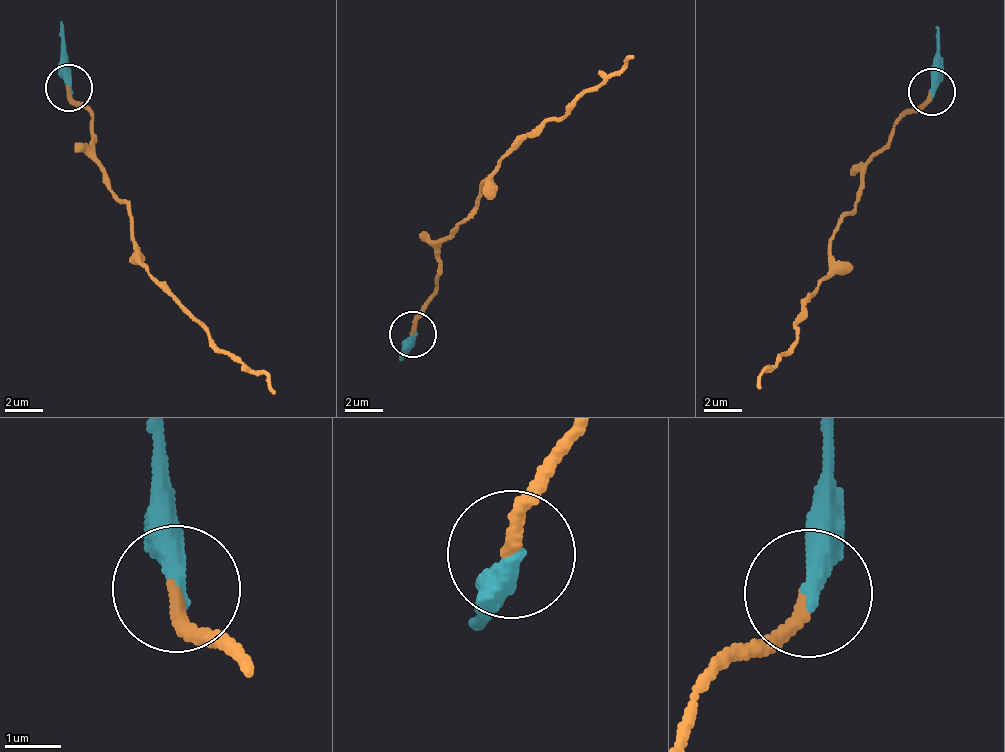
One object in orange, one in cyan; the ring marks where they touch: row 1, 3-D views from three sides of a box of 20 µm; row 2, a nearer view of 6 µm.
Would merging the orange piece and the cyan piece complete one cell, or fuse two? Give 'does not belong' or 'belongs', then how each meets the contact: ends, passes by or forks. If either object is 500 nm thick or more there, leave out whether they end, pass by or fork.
belongs | orange ends | cyan ends

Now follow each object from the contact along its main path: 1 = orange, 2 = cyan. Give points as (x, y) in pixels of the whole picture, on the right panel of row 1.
1: (930, 93), (866, 167), (858, 203), (832, 237), (832, 273), (759, 386)
2: (930, 93), (934, 28)

